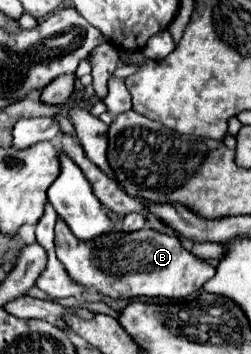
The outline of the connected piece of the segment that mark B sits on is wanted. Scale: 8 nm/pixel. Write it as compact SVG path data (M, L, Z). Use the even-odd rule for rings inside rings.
M64 220L56 222L56 256L64 264L68 276L90 290L114 300L126 298L156 298L184 300L202 290L204 282L214 276L214 266L190 254L178 236L164 234L154 228L140 232L106 232L96 240L76 240Z

